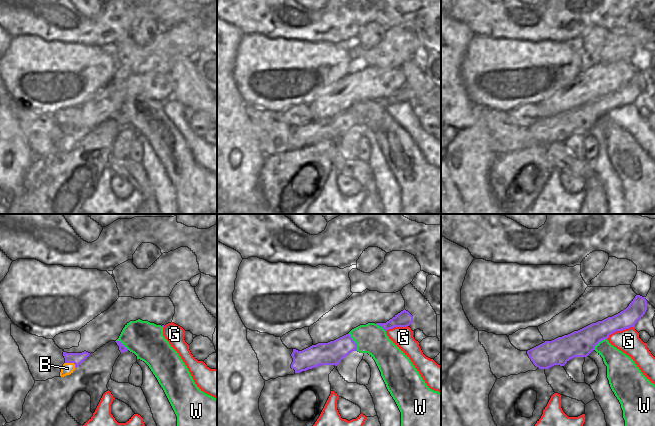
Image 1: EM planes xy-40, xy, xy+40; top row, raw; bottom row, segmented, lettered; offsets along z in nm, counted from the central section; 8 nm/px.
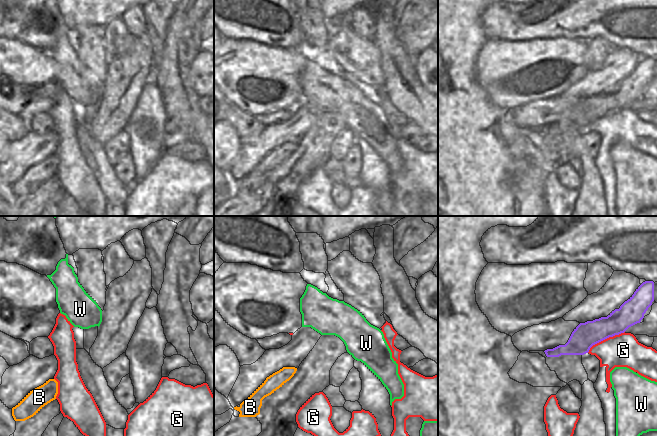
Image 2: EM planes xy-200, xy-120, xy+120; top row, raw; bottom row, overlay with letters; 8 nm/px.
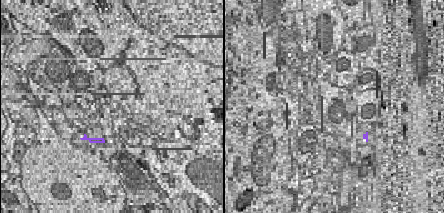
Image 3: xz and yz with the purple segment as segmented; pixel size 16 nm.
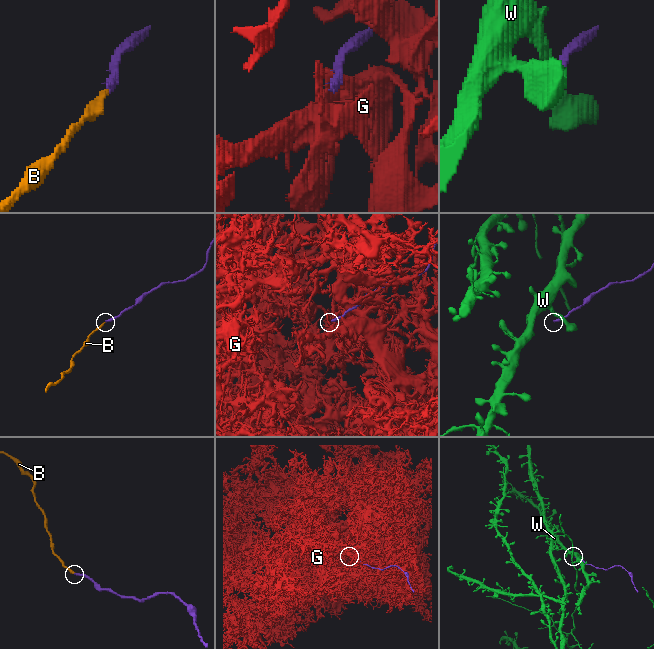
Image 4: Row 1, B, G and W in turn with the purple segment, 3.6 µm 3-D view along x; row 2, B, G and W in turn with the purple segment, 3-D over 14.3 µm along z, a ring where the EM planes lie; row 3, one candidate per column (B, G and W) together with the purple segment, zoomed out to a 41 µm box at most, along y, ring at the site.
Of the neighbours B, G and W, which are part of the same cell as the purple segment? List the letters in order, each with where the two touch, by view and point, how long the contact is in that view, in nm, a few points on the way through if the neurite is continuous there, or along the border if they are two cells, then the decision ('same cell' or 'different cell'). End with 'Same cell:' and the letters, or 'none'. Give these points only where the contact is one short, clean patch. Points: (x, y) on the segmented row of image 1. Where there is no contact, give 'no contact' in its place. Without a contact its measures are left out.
B: meets purple in xy-40 at (72, 362); contact 100 nm long; runs through xy-40 (77, 358), (72, 362), (67, 368); same cell
G: meets purple in xy+40 at (620, 330); contact 260 nm long; different cell
W: meets purple in xy at (354, 342); contact 160 nm long; border along xy (348, 333), (356, 344), (357, 350); different cell
Same cell: B

